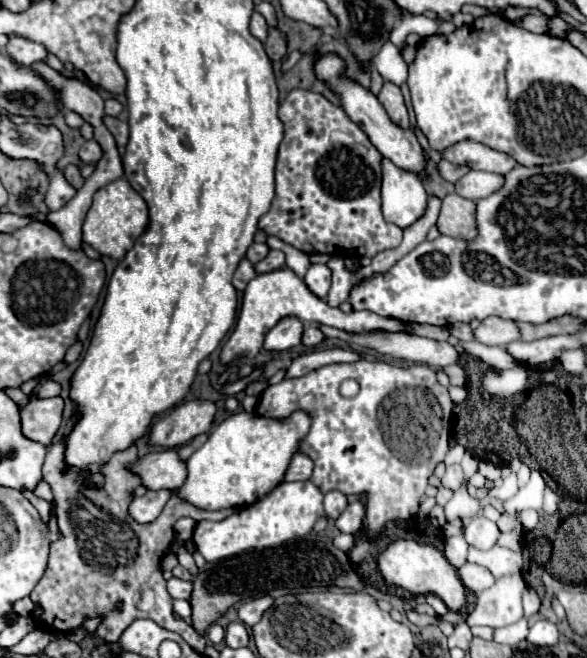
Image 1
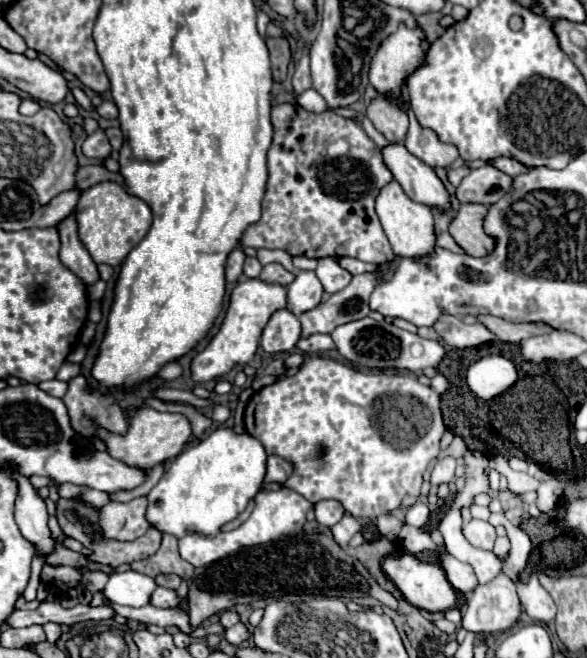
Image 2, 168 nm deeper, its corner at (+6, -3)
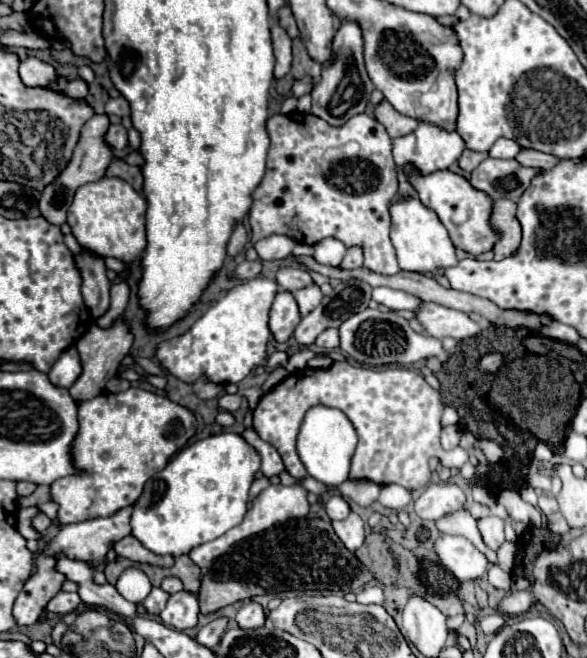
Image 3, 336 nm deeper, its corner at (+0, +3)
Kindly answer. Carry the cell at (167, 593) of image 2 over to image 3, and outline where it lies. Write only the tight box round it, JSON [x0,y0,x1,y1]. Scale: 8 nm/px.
[142,588,168,616]

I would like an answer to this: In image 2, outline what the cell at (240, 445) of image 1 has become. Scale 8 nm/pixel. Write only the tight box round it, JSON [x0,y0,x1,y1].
[148,426,266,538]

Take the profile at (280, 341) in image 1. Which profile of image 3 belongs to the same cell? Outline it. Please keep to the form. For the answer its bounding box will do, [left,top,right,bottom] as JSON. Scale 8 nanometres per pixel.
[270,292,302,342]

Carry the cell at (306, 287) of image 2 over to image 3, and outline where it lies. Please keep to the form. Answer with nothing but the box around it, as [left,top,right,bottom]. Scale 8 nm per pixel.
[294,284,322,316]

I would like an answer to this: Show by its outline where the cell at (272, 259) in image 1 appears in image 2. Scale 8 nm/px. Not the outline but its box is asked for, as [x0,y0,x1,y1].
[260,264,294,286]

